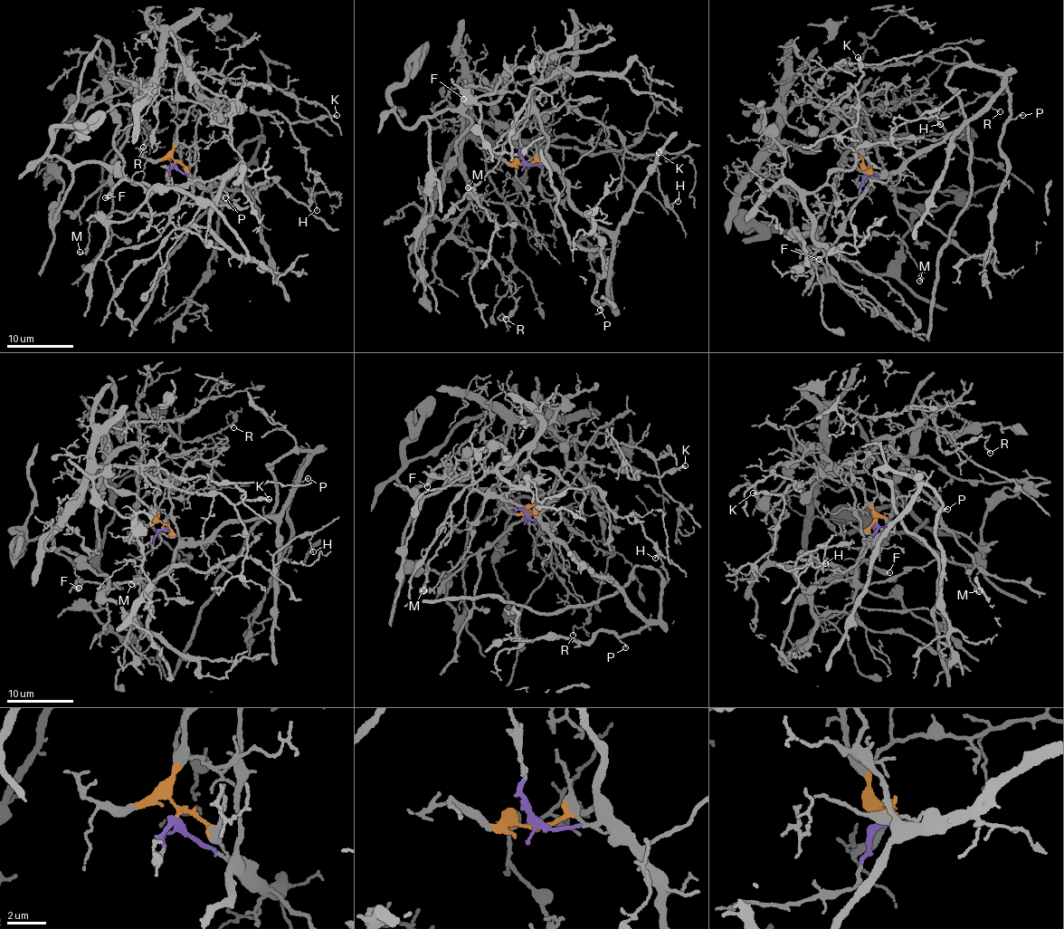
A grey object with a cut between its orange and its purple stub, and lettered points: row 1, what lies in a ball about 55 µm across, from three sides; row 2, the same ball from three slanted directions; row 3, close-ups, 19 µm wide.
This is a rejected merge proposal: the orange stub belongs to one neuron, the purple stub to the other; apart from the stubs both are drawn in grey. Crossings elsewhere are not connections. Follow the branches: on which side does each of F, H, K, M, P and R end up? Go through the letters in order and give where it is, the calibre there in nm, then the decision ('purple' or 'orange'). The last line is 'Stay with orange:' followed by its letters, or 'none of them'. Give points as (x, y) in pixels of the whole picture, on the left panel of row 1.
F: (105, 197) | 420 nm | orange
H: (317, 210) | 130 nm | orange
K: (337, 115) | 240 nm | orange
M: (80, 252) | 140 nm | purple
P: (225, 197) | 110 nm | purple
R: (143, 147) | 120 nm | orange
Stay with orange: F, H, K, R

